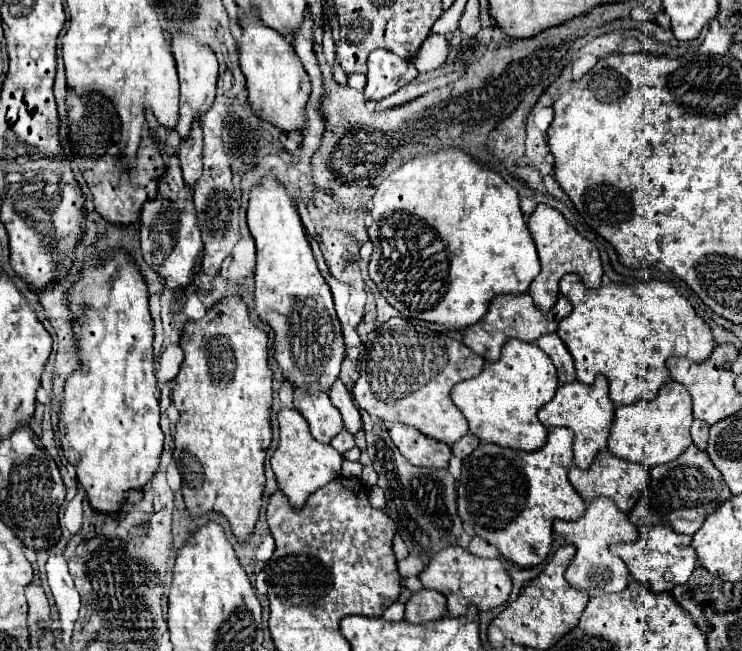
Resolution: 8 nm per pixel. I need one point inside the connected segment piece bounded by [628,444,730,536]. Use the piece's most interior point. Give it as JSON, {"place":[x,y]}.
{"place":[683,493]}

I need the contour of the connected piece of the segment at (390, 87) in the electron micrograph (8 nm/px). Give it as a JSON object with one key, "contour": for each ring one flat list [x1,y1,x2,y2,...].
{"contour":[[374,50,368,56,368,84,364,88,364,98,380,102,392,92,400,90,404,84,418,76,412,60,394,56,388,50]]}

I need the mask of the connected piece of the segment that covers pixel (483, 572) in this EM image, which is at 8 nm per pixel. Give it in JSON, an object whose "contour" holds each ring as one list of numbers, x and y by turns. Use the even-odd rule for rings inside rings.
{"contour":[[446,546,432,556,430,564,420,572,420,582,424,588,434,588,442,592,448,600,448,614,462,616,470,604,478,606,480,612,500,606,508,600,512,590,512,580,498,558,480,558,462,546]]}

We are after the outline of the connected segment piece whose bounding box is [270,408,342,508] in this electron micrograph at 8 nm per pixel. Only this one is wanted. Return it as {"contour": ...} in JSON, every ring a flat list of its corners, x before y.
{"contour":[[282,408,278,412,278,426,280,426,280,442,270,464,282,492,286,492,292,506,300,508,314,490,326,486,332,478,336,478,336,474,340,474,342,456,330,444,318,442,310,434,306,418,296,408]]}

